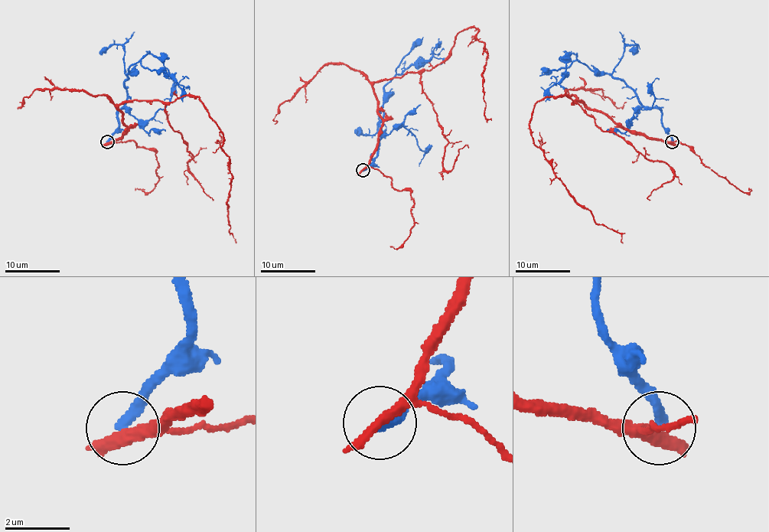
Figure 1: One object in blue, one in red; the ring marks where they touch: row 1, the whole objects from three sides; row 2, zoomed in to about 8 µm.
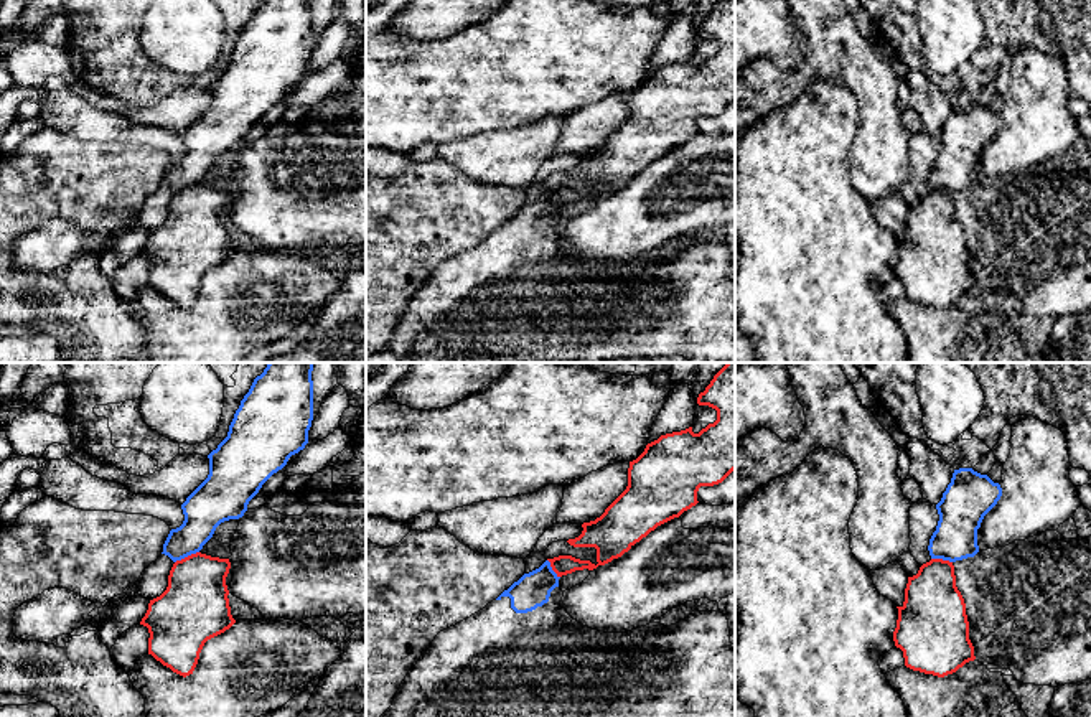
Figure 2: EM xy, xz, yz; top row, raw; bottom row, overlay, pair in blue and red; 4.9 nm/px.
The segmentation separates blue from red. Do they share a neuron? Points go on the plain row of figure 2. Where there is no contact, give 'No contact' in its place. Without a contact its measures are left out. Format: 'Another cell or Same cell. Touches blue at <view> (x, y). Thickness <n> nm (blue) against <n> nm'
Another cell. Touches blue at xy (187, 187). Thickness 200 nm (blue) against 320 nm

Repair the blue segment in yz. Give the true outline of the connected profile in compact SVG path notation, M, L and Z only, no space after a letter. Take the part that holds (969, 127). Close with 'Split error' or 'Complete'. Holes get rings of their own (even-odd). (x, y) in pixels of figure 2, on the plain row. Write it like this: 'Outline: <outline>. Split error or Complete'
Outline: M954 101L936 135L939 152L928 176L931 190L954 196L976 292L1010 300L1023 315L1058 318L1091 310L1091 166L1065 170L1058 162L1045 162L981 181L977 160L1000 127L1000 115L987 105Z. Split error

